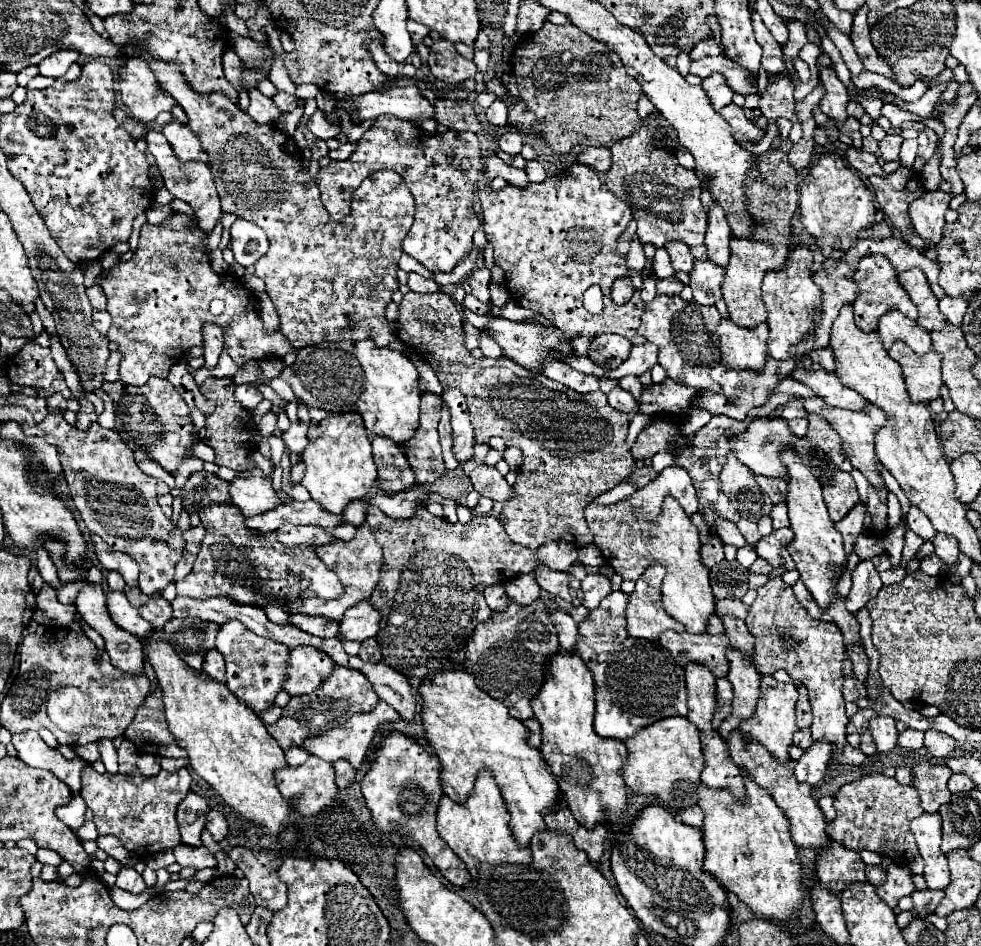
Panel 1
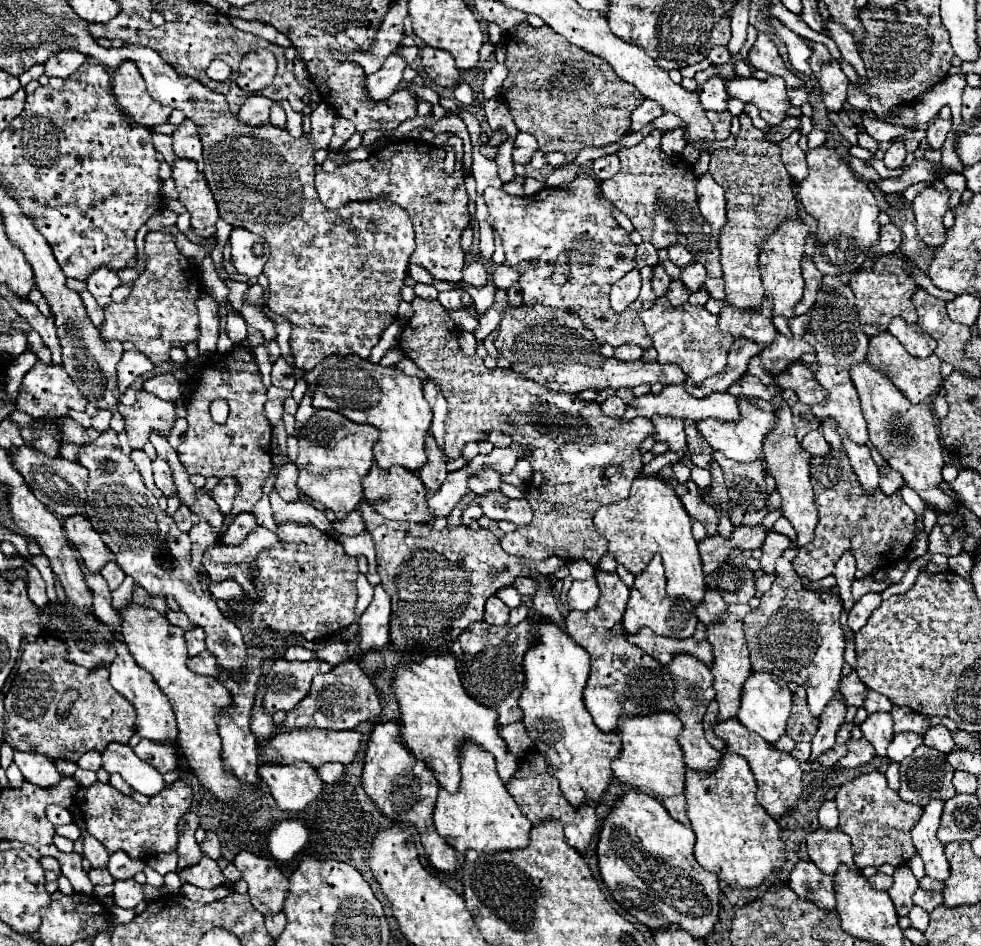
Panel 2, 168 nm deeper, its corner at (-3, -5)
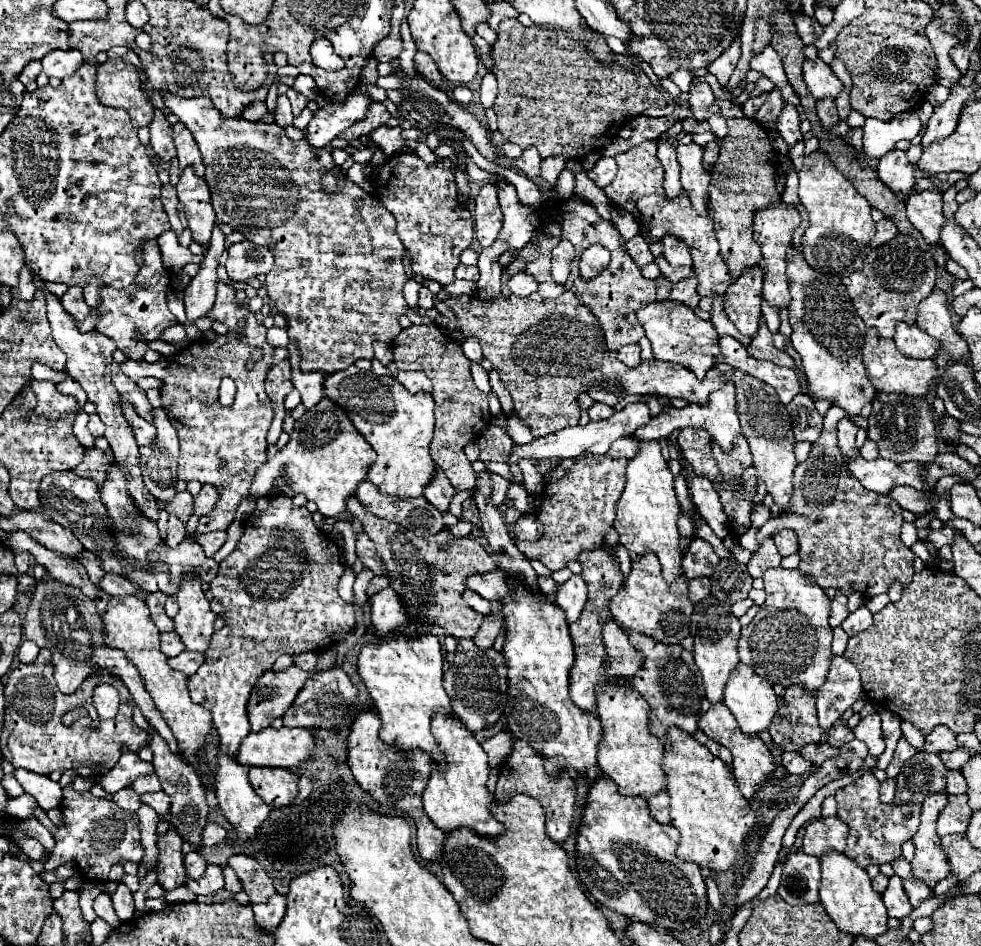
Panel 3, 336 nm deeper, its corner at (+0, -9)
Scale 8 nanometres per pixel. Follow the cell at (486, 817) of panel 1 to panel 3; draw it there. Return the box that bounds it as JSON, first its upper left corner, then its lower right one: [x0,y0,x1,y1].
[423,713,503,837]

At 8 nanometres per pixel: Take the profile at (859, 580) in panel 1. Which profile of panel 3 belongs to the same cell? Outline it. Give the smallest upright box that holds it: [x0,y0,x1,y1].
[843,607,873,637]

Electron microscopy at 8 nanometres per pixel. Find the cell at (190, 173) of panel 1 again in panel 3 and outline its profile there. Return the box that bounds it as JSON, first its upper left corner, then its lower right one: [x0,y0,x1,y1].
[177,167,215,247]

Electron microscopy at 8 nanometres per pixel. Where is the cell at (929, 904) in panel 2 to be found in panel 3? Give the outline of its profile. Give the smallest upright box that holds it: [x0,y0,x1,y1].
[903,877,931,907]

